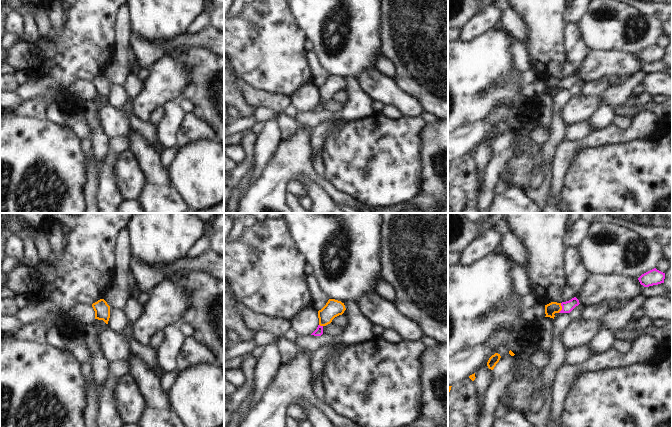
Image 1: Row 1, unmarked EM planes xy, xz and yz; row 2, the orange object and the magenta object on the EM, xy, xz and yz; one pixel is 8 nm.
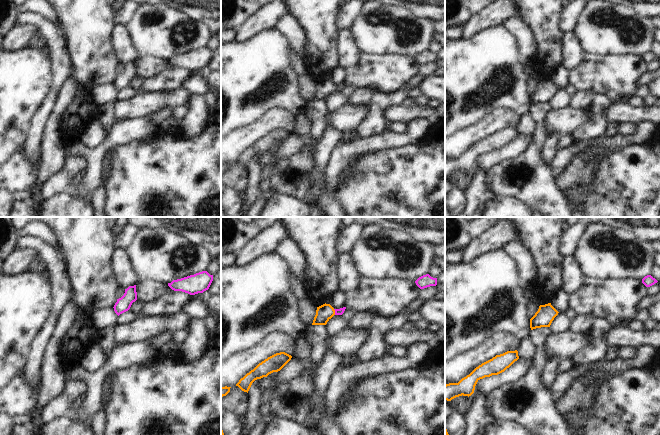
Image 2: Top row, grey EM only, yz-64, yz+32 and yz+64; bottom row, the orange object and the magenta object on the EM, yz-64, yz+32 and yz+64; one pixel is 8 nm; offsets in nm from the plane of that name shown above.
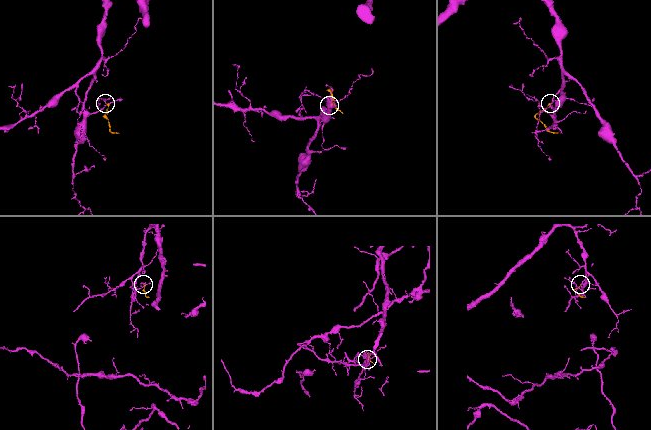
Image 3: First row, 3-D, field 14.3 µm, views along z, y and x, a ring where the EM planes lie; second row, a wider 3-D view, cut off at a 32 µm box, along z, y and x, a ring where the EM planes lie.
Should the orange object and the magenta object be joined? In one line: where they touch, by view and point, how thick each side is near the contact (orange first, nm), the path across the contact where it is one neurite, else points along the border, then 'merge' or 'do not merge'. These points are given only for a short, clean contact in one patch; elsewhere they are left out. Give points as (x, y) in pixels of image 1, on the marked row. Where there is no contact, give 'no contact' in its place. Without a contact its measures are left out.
yz (561, 308) | 100/90 nm | across yz (550, 309), (561, 308), (568, 306) | merge

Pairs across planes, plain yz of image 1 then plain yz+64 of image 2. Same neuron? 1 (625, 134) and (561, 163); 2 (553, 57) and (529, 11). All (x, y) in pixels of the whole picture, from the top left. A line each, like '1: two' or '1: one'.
1: one
2: one

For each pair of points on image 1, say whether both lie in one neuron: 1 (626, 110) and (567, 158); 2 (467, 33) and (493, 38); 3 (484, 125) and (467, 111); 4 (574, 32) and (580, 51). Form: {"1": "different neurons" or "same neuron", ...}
{"1": "different neurons", "2": "different neurons", "3": "different neurons", "4": "same neuron"}

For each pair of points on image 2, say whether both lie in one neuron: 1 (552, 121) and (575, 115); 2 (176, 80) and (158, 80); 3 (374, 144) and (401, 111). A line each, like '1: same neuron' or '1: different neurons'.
1: same neuron
2: same neuron
3: different neurons

